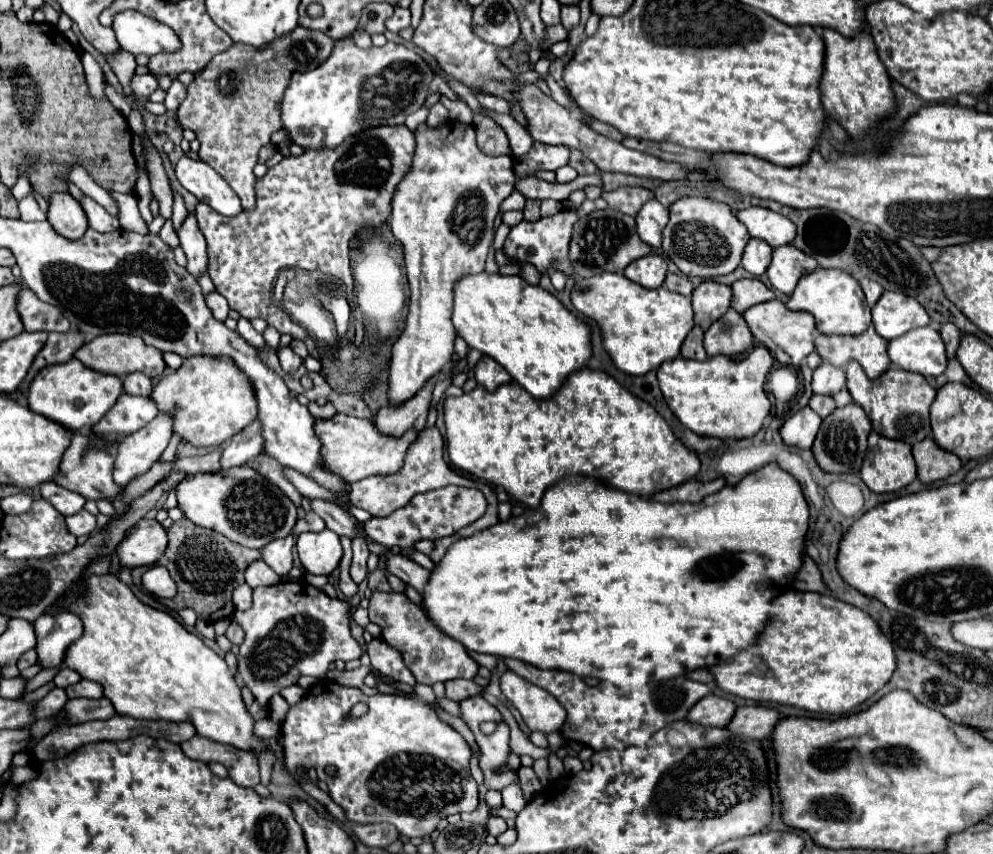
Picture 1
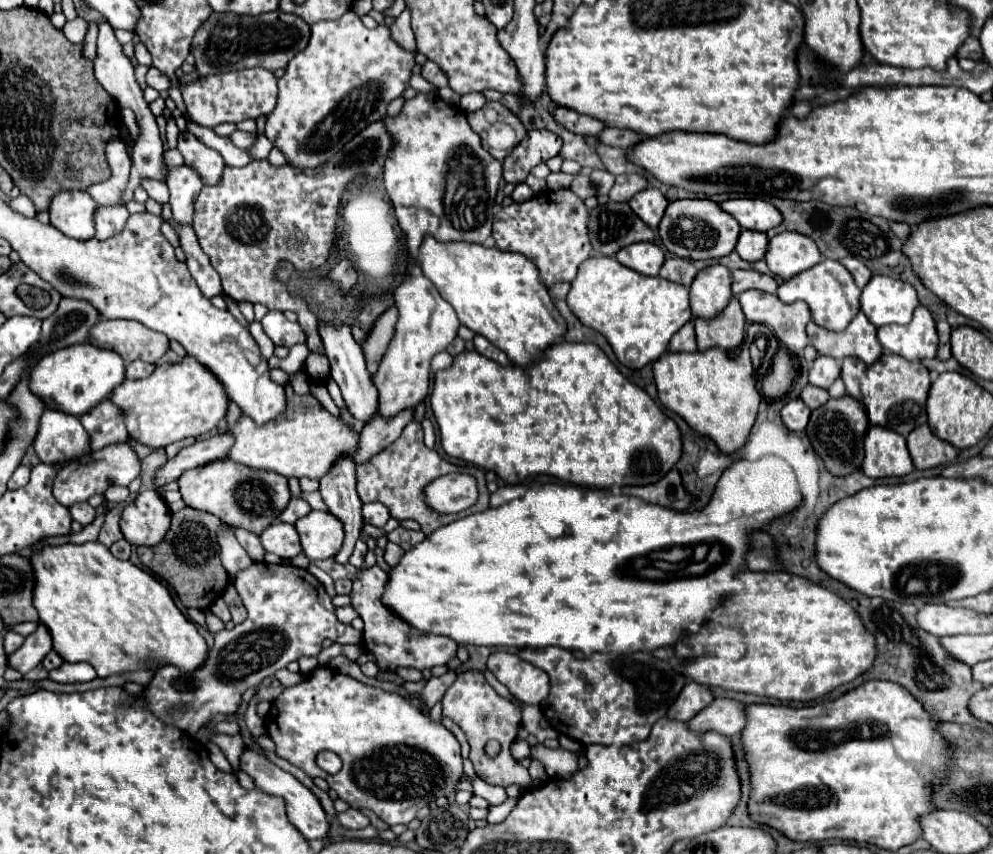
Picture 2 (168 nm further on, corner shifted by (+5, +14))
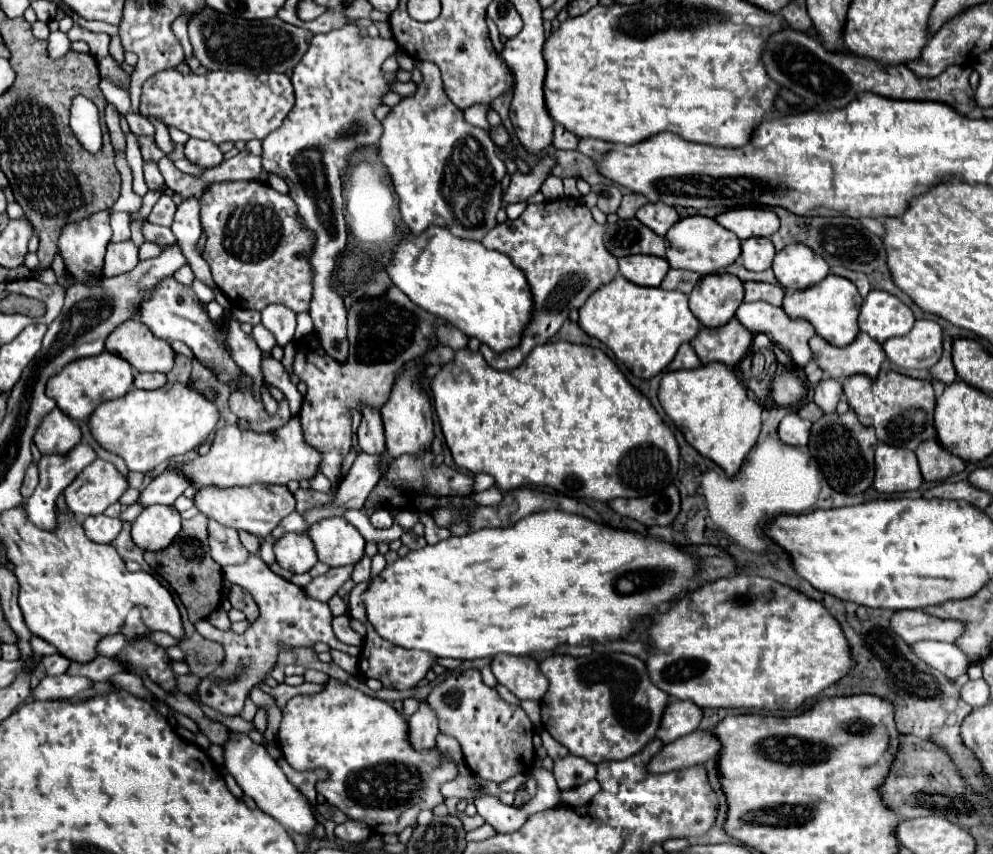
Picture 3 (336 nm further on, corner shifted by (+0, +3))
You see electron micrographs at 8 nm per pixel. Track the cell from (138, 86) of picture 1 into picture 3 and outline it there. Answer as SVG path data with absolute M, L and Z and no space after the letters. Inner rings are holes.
M164 70L156 76L148 78L142 86L140 96L140 116L154 118L156 122L162 122L164 126L178 128L186 132L192 138L212 140L214 144L222 142L238 142L238 140L262 140L272 130L276 130L286 114L292 110L294 104L294 88L286 74L264 74L254 76L250 72L206 72L202 76L198 74L180 74L176 70Z

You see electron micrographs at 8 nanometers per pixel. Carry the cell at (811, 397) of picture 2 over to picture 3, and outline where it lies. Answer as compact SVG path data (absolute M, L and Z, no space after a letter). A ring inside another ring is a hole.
M808 402L808 404L804 404L804 406L798 410L798 416L804 418L804 420L810 420L810 422L816 422L816 420L822 416L822 410L820 410L814 402Z

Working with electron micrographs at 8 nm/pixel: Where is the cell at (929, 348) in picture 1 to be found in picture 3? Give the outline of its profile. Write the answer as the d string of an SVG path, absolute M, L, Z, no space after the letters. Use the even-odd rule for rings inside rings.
M916 320L914 328L882 344L888 360L906 370L932 368L942 356L942 328L934 320Z

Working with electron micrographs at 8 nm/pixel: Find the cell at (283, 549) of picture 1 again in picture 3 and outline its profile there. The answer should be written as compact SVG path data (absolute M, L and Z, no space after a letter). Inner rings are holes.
M306 532L284 534L280 540L274 542L274 552L276 562L294 574L304 574L318 562L314 544Z

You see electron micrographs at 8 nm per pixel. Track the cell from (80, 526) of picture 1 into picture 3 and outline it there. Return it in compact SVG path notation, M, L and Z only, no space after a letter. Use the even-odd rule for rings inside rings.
M104 514L98 516L88 516L82 522L86 536L94 542L102 542L102 544L110 544L122 530L122 520L120 518L108 518Z

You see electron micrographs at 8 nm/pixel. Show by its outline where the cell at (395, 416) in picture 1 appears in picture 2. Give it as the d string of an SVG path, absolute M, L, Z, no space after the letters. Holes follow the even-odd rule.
M403 409L395 417L385 419L377 411L375 417L369 423L365 423L365 427L359 435L359 453L355 455L355 463L367 461L369 457L373 457L381 449L385 449L385 445L393 443L401 435L403 427L413 419L413 415L415 415L413 409Z

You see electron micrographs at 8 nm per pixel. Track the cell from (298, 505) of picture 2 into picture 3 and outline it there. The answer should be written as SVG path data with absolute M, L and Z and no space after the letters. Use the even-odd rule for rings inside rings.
M292 512L288 518L284 518L274 530L272 530L272 540L278 540L282 534L288 534L288 532L304 532L306 530L306 524L302 522L304 518L298 514L298 512Z

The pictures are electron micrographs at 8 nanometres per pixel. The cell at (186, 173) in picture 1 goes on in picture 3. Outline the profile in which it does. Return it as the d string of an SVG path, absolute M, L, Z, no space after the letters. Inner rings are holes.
M190 138L186 142L186 158L200 166L218 166L222 162L222 152L216 144L208 140Z

